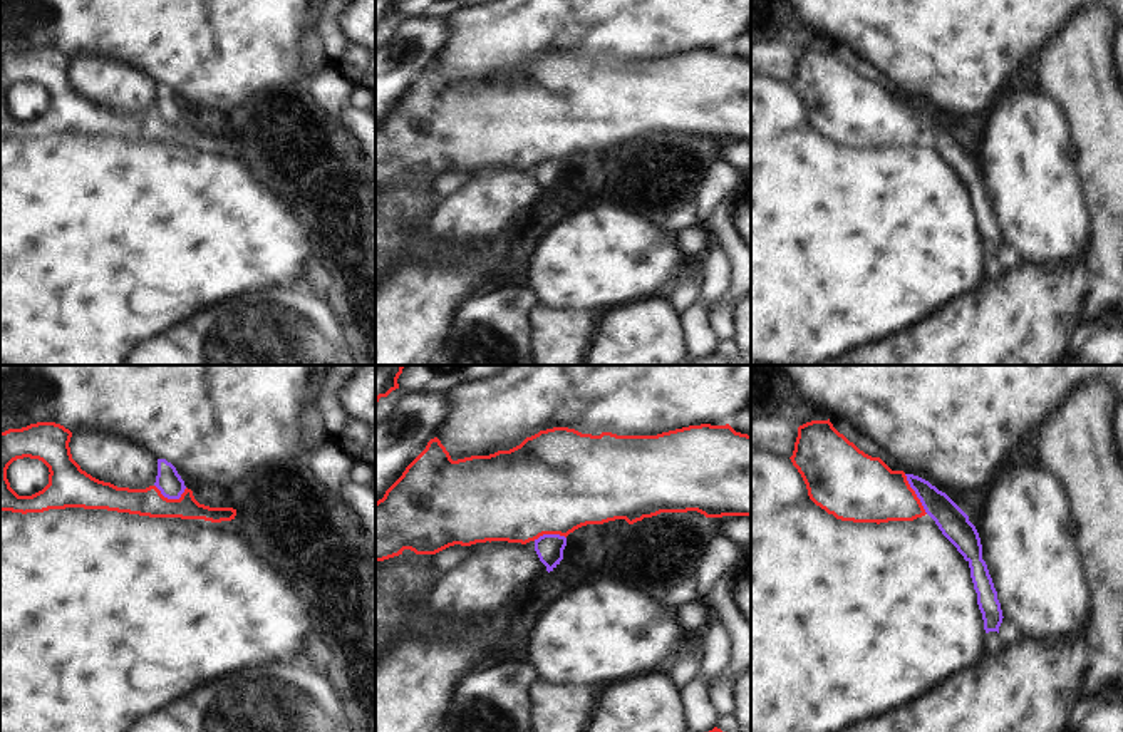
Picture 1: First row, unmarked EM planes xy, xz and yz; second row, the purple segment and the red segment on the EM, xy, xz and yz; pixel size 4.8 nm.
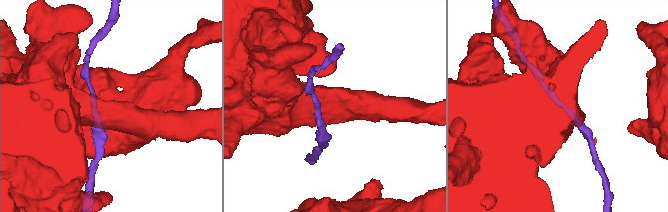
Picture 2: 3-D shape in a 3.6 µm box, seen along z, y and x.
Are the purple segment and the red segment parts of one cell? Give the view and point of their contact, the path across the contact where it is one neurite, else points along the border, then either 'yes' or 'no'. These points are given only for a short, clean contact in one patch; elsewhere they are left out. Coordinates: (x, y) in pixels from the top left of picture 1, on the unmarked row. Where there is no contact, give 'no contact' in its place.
yz (915, 118) | no

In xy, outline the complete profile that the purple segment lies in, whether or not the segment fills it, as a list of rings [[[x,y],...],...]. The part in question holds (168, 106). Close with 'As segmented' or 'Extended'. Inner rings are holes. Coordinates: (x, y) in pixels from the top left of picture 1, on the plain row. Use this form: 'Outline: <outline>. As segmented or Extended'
Outline: [[[158,84],[158,101],[154,111],[168,124],[179,124],[186,111],[176,92],[166,84]]]. As segmented

